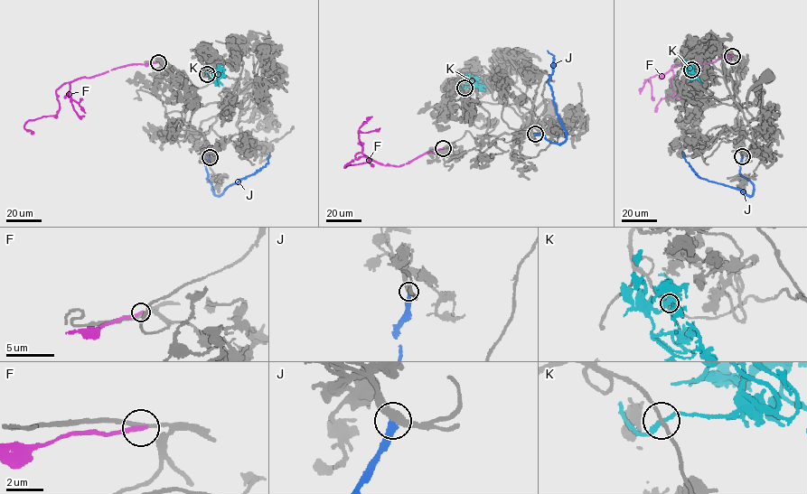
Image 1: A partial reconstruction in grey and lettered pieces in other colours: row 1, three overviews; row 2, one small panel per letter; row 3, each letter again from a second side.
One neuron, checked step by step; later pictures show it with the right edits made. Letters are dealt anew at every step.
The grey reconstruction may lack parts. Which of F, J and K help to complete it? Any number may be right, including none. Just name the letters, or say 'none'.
K

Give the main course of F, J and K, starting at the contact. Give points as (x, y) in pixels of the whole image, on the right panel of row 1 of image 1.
F: (732, 56), (722, 55), (716, 61), (704, 64), (672, 65), (673, 97), (661, 97), (656, 111)
J: (742, 156), (740, 175), (753, 184), (752, 195), (699, 177), (685, 161), (682, 153)
K: (691, 69), (693, 74), (688, 75), (688, 70), (693, 70), (702, 83)

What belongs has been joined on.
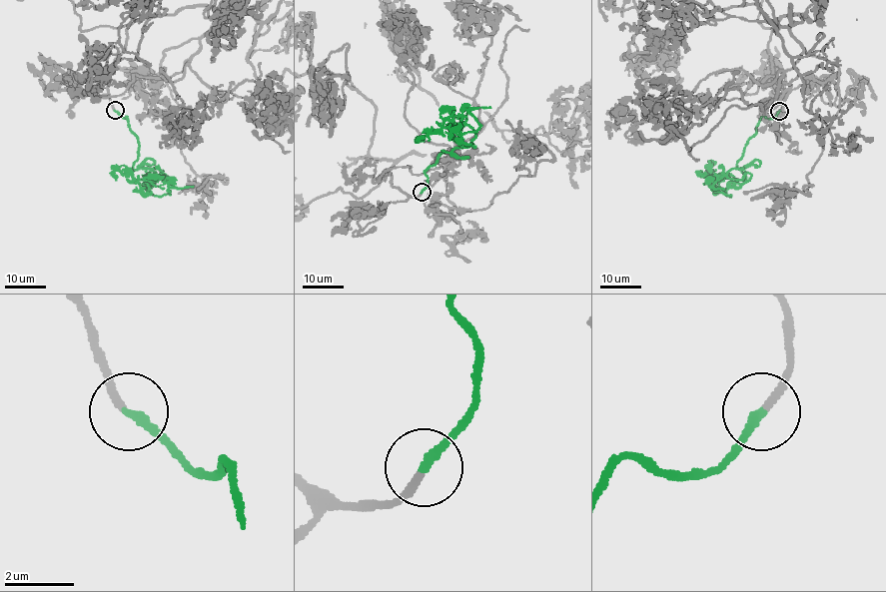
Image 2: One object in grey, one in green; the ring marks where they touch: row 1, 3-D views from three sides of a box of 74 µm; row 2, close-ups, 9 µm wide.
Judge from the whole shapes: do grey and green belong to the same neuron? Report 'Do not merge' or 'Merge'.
Merge

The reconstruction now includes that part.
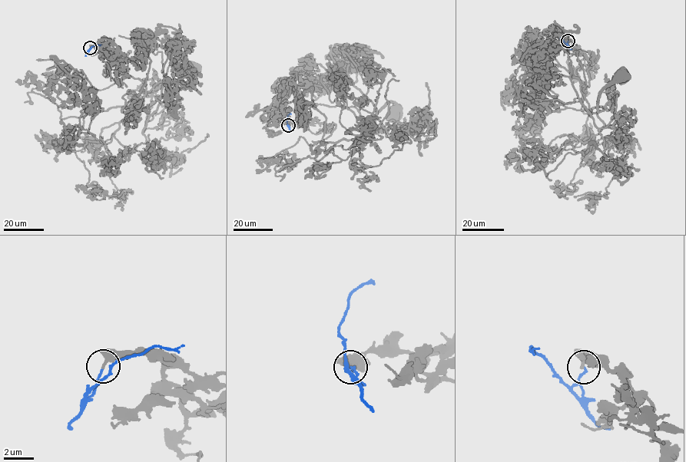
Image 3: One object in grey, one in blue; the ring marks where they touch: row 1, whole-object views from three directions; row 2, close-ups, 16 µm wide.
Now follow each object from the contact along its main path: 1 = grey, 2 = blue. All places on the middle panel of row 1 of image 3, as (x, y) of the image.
1: (287, 125), (317, 133), (333, 123), (330, 135), (316, 143), (338, 142), (362, 136), (388, 103), (395, 112)
2: (287, 125), (286, 120), (291, 114)

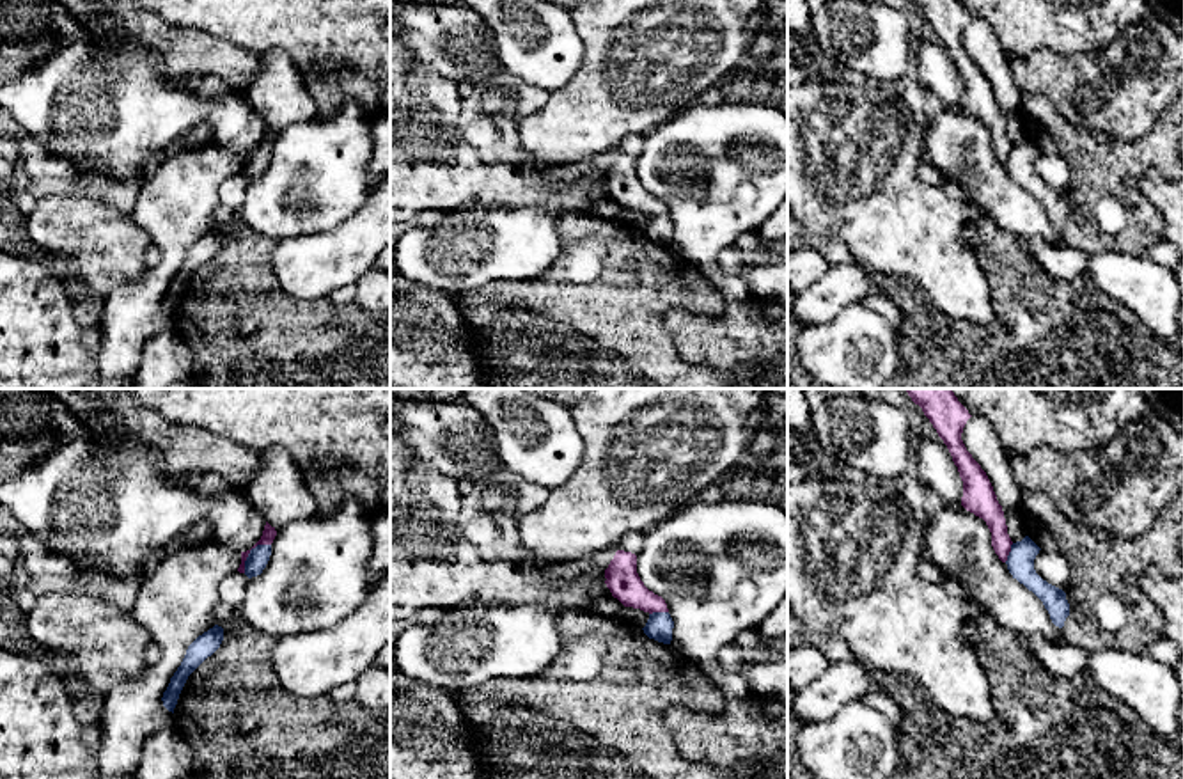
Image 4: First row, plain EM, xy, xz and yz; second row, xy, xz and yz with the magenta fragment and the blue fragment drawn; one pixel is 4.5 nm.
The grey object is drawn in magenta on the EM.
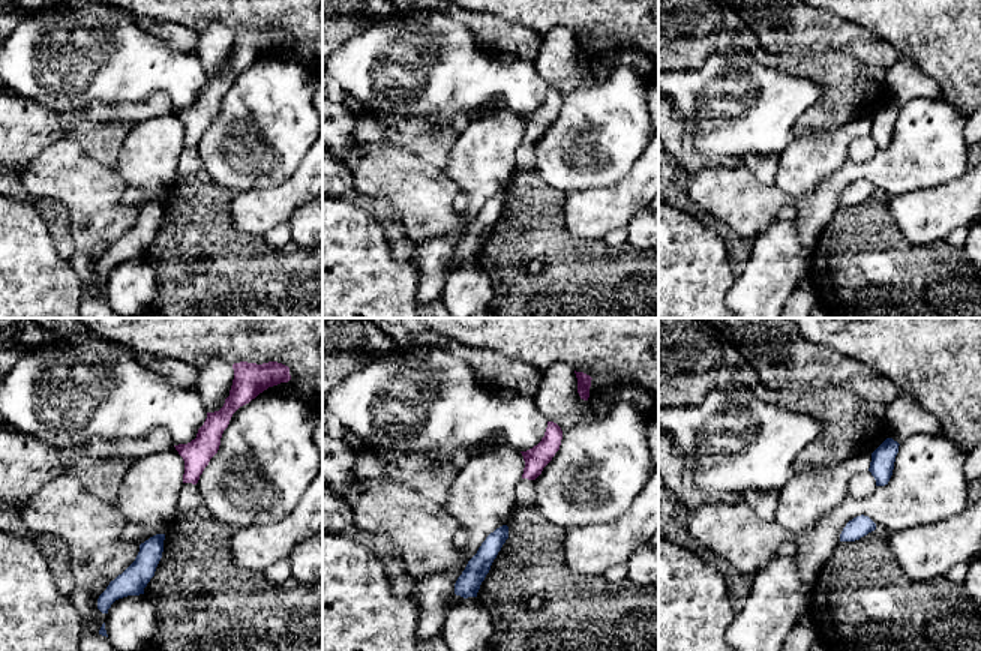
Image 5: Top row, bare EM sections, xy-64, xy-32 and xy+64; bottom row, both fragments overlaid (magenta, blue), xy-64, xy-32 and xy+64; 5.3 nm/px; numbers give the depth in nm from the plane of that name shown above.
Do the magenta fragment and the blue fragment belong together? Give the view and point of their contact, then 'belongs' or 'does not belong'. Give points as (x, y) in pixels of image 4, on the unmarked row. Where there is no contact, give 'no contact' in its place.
meets magenta in xy at (249, 155); does not belong

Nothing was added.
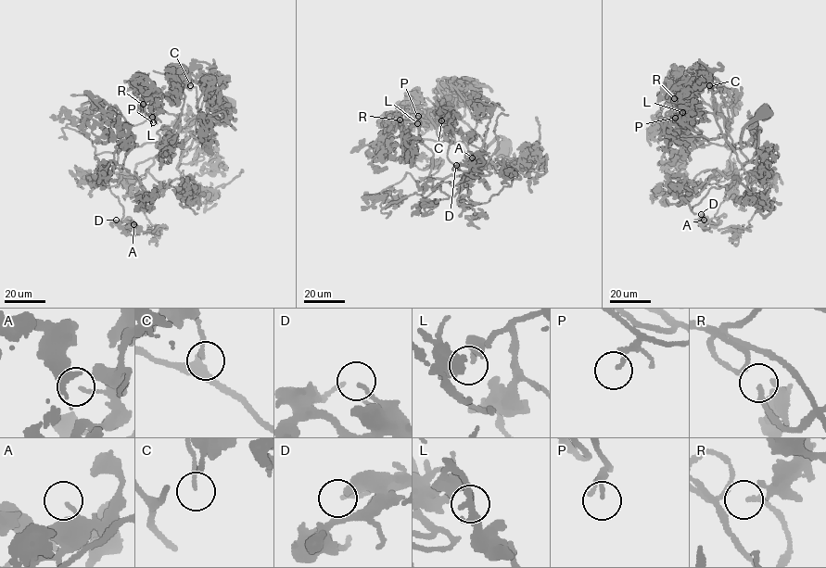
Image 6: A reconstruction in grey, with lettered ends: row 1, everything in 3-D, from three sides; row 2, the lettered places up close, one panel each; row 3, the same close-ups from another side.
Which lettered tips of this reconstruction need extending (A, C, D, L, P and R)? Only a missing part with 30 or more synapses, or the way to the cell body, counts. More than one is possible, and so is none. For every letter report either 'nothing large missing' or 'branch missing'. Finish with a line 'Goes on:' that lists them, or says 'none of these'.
A: nothing large missing
C: branch missing
D: nothing large missing
L: nothing large missing
P: nothing large missing
R: nothing large missing
Goes on: C

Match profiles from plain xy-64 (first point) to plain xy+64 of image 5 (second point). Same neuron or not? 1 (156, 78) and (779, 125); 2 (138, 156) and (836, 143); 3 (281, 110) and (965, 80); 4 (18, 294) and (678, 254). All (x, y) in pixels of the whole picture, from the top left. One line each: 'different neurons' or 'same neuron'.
1: same neuron
2: same neuron
3: different neurons
4: same neuron

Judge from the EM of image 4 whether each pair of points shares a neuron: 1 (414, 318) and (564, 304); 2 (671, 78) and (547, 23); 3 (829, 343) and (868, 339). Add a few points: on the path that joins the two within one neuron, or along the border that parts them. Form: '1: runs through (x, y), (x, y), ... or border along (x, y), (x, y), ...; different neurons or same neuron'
1: border along (458, 293), (476, 352); different neurons
2: border along (573, 18), (582, 45), (582, 62), (570, 78); different neurons
3: runs through (838, 343), (859, 343); same neuron

